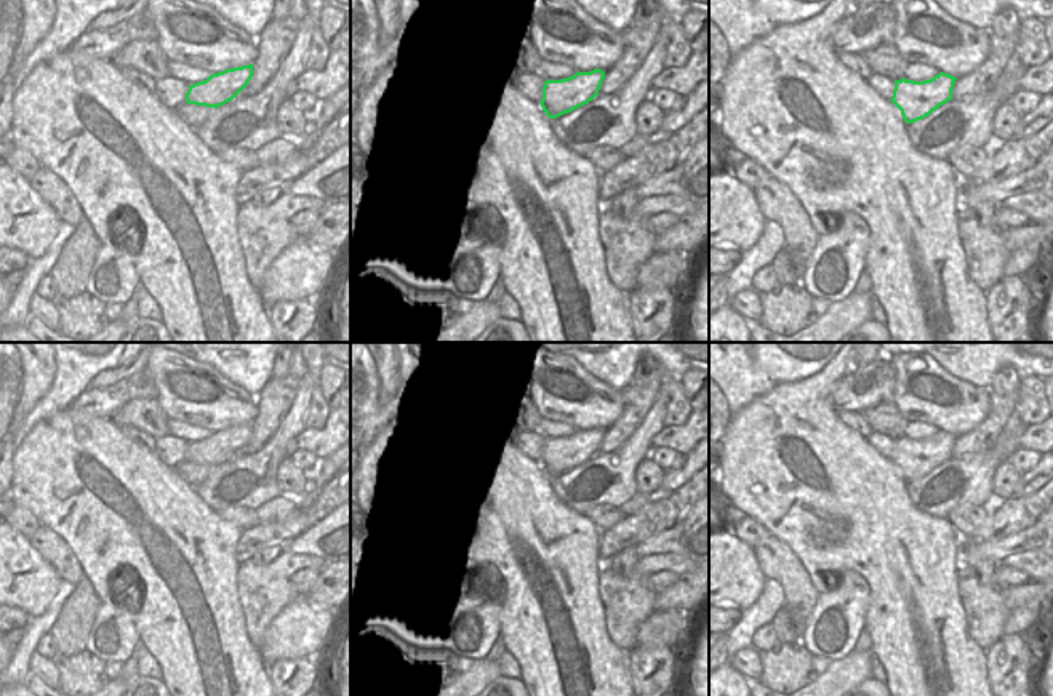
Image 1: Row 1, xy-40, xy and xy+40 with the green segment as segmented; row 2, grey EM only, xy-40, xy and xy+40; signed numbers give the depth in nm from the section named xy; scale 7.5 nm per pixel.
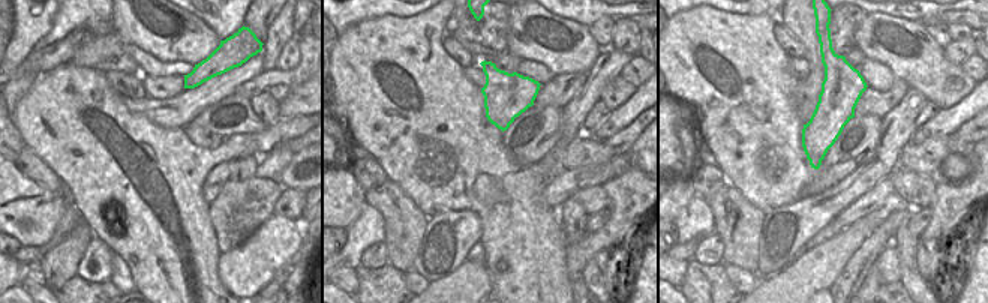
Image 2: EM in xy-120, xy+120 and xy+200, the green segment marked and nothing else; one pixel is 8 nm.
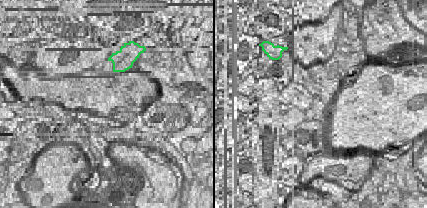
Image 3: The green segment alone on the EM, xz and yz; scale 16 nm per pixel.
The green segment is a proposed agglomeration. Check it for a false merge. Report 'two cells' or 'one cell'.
one cell

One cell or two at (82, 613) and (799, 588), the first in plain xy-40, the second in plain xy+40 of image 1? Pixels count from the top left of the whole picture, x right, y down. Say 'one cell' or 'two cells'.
two cells

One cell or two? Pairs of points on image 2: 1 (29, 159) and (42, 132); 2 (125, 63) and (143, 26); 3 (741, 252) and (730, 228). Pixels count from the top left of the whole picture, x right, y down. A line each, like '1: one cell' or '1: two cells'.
1: two cells
2: two cells
3: one cell

